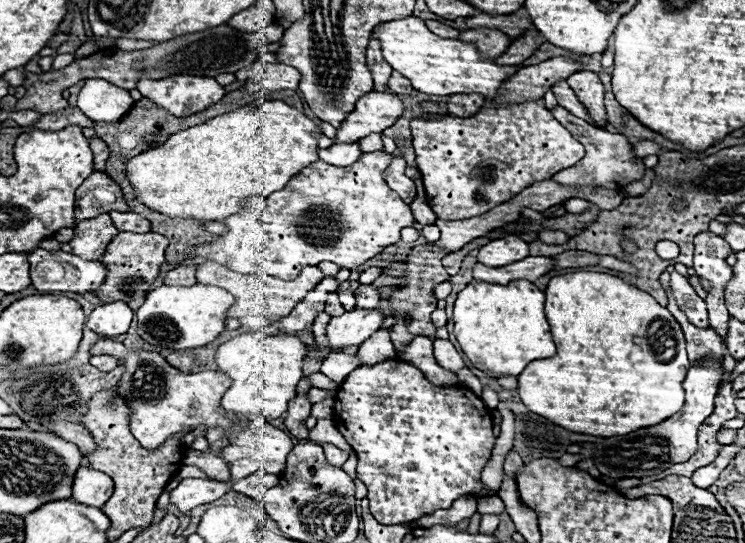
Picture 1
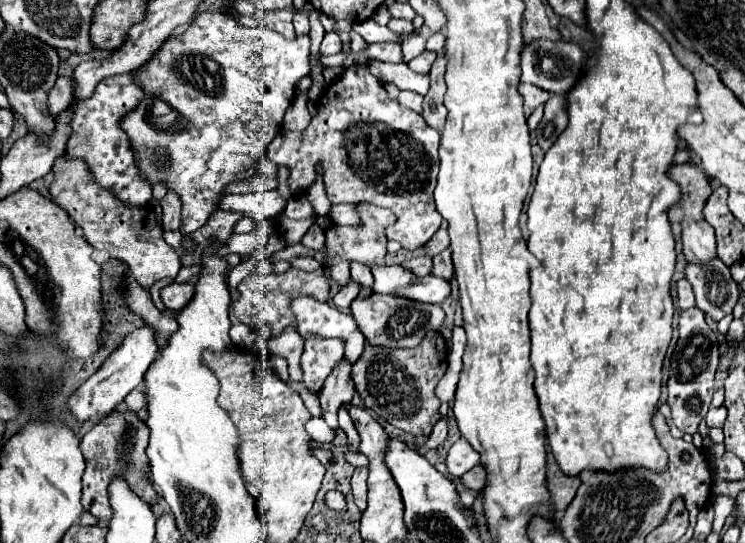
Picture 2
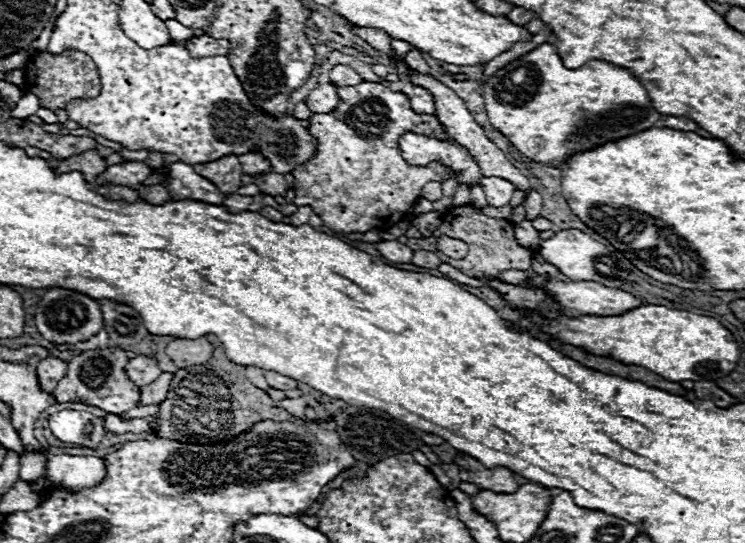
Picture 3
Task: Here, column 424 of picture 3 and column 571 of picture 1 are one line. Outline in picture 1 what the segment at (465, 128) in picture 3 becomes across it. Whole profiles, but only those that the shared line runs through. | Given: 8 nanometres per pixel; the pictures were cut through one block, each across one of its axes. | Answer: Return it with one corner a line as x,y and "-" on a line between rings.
582,70
568,76
566,82
576,92
578,100
584,104
586,112
592,118
592,124
598,128
606,128
608,120
606,120
606,110
604,110
604,86
598,80
598,76
594,72

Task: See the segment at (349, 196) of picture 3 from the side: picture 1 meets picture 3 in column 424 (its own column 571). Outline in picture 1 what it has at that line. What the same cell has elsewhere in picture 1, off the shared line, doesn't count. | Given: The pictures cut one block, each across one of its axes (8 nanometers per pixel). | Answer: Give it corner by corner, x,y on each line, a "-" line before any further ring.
556,106
554,110
550,110
554,114
554,118
580,142
584,144
584,158
580,162
576,162
570,168
564,168
562,172
554,174
552,180
560,182
560,184
594,184
594,186
604,186
610,190
620,190
622,186
626,186
632,180
638,180
644,176
646,168
642,164
642,158
636,158
632,154
632,144
616,132
608,132
602,128
596,128
588,122
584,122
582,118
572,116
570,112
566,112
562,106

